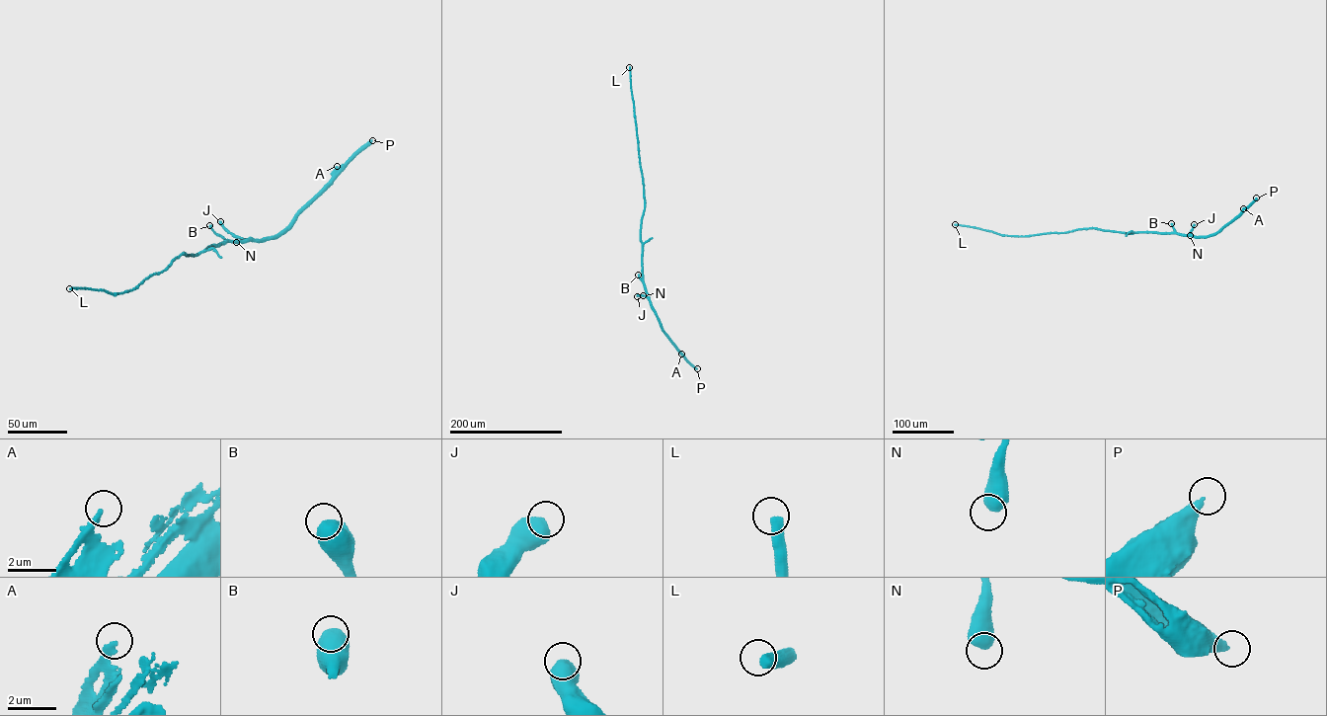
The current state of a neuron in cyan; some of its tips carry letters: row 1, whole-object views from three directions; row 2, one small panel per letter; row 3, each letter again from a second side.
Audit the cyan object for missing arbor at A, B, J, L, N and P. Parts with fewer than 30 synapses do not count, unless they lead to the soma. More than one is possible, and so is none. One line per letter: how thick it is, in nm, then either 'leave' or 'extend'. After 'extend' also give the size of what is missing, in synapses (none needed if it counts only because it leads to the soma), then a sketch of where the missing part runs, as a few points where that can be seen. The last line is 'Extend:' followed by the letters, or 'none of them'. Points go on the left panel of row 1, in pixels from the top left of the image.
A: 260 nm | leave
B: 700 nm | leave
J: 600 nm | leave
L: 440 nm | extend | 90 syn | (69, 288), (38, 211), (31, 209), (28, 186), (39, 175)
N: 600 nm | leave
P: 400 nm | leave
Extend: L

